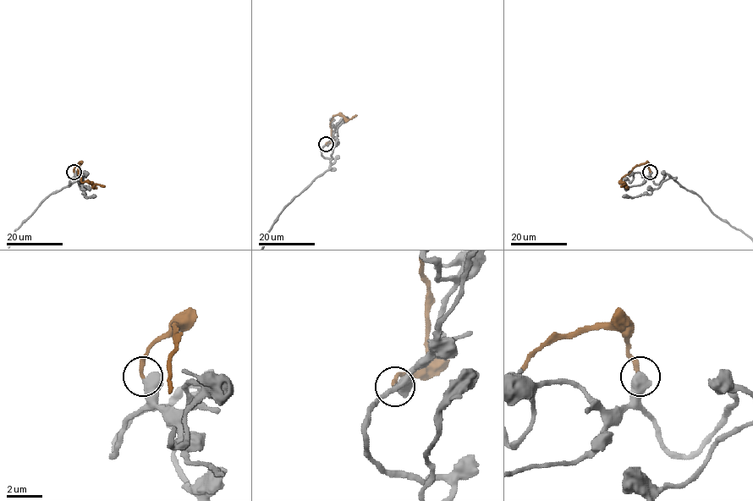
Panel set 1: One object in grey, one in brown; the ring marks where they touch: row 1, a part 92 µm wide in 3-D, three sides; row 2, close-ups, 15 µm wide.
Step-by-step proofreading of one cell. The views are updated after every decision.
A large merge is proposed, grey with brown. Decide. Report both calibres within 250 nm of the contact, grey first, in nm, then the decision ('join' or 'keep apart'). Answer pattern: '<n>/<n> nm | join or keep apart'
600/280 nm | join

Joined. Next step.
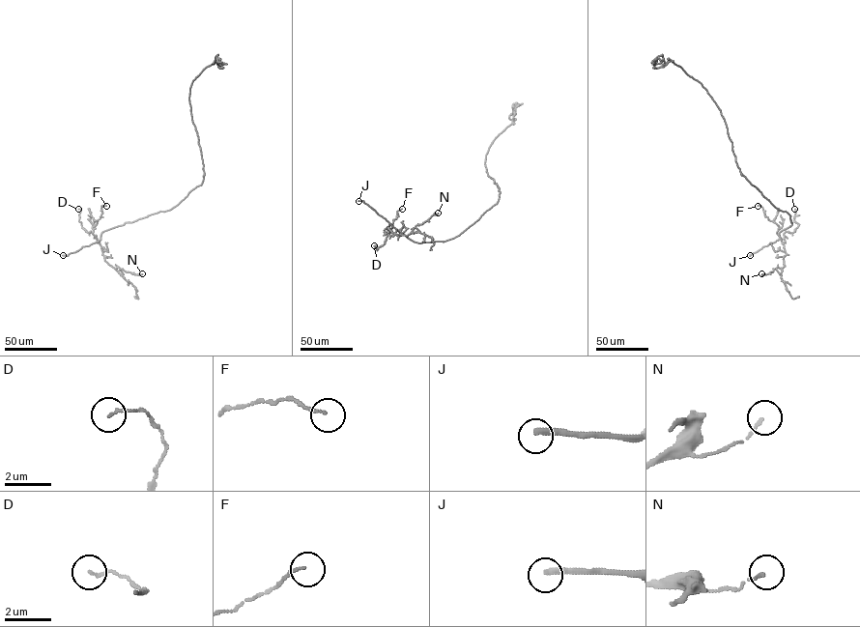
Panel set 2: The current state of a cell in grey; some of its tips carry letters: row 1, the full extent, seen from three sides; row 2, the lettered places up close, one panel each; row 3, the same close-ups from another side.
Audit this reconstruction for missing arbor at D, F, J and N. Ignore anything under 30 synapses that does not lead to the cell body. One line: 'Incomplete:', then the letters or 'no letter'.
Incomplete: J

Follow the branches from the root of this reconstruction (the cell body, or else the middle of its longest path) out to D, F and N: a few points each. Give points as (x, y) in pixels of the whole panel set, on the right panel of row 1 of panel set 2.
D: (759, 190), (790, 215), (791, 225), (778, 234), (783, 243), (784, 233), (798, 225), (794, 209)
F: (759, 190), (790, 215), (791, 225), (778, 234), (781, 241), (777, 233), (779, 226), (758, 206)
N: (759, 190), (778, 210), (789, 214), (791, 222), (778, 234), (786, 254), (785, 266), (761, 273)

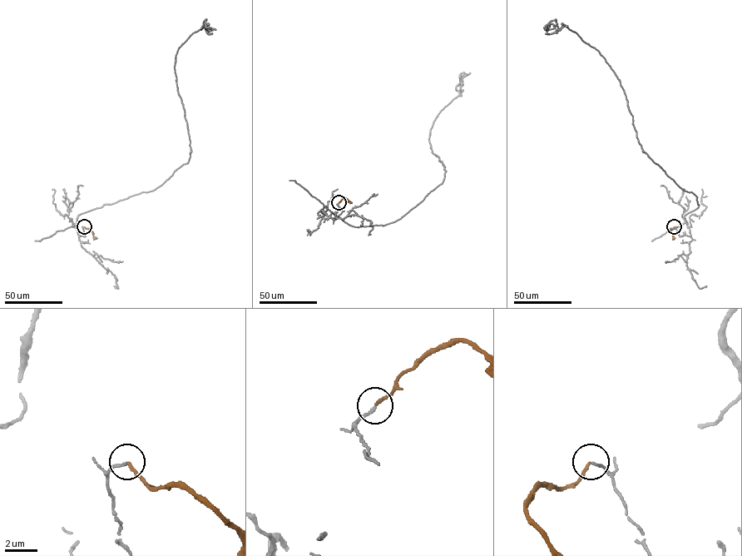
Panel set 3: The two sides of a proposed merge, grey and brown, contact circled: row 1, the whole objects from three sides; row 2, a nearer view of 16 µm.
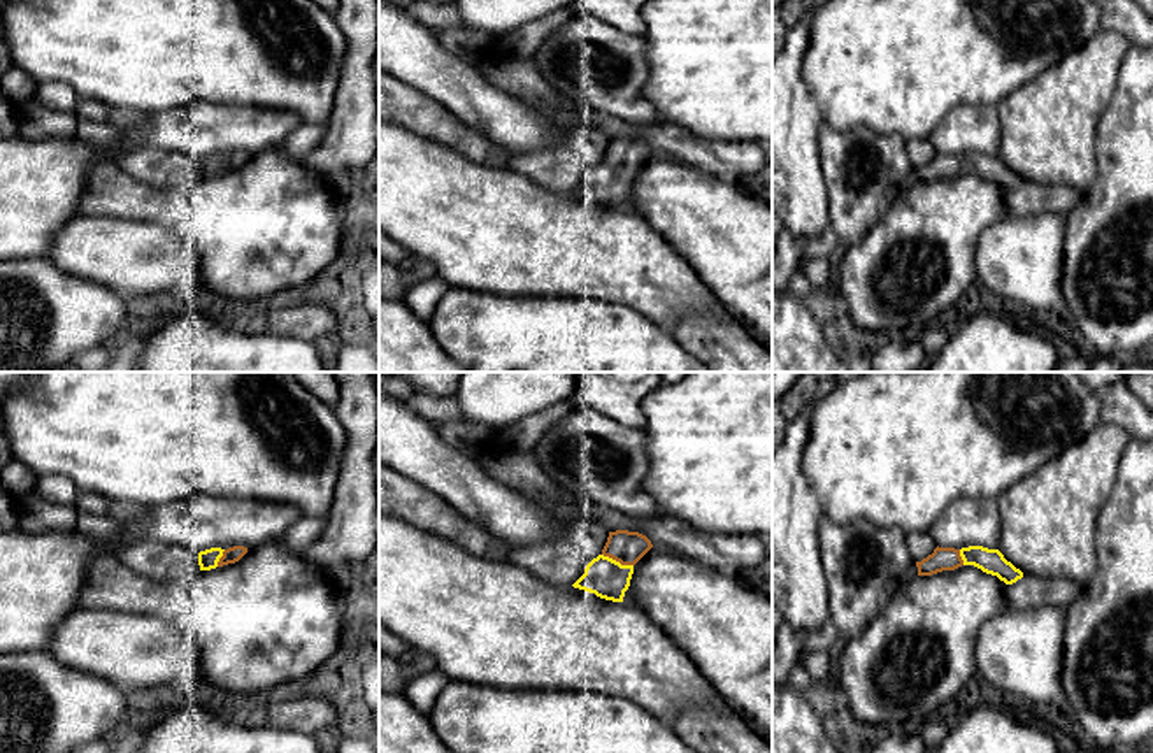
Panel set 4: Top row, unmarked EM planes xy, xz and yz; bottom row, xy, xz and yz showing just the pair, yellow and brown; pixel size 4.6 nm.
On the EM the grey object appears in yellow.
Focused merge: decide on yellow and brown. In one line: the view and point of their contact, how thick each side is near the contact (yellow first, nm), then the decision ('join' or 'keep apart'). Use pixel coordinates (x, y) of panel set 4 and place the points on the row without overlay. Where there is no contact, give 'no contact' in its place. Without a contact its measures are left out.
meets yellow in xz at (618, 169); 180 nm thick on the yellow side, 150 nm on the other; join

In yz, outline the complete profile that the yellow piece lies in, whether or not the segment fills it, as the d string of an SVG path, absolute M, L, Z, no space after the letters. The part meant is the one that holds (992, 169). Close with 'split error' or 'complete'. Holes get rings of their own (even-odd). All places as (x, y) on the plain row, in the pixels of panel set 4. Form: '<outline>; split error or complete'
M937 153L932 161L916 169L918 183L955 177L962 172L974 172L986 181L997 183L1006 191L1013 191L1023 184L1023 179L1007 169L999 156L983 153L969 153L962 156Z; split error

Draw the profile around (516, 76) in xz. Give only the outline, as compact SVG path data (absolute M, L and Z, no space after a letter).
M491 51L474 65L488 82L516 97L560 130L572 132L581 126L593 109L584 98L555 90L534 58Z

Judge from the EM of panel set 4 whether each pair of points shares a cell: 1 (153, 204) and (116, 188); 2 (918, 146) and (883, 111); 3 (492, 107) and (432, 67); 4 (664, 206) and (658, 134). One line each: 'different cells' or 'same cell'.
1: same cell
2: different cells
3: same cell
4: different cells

